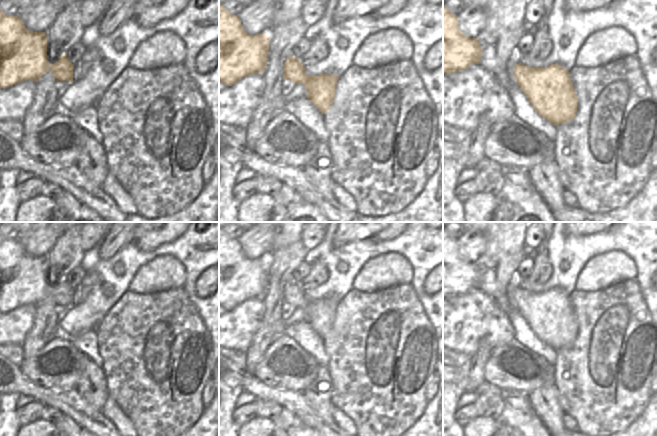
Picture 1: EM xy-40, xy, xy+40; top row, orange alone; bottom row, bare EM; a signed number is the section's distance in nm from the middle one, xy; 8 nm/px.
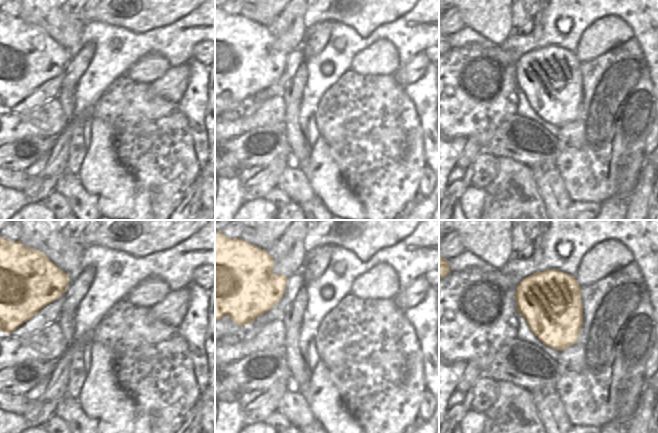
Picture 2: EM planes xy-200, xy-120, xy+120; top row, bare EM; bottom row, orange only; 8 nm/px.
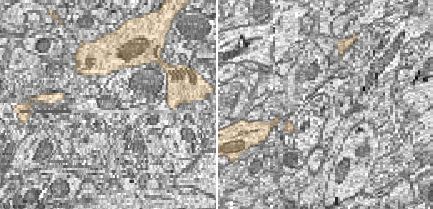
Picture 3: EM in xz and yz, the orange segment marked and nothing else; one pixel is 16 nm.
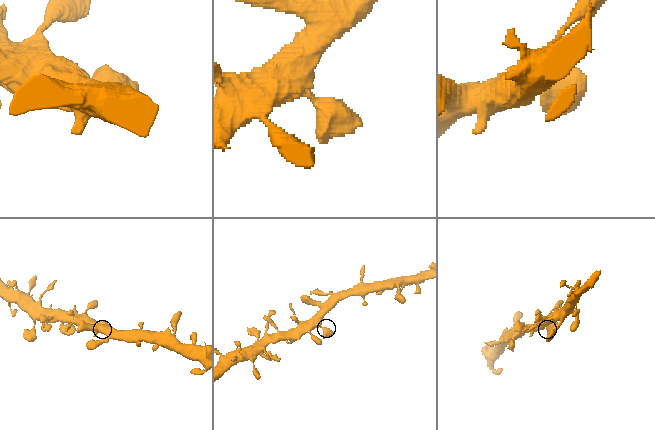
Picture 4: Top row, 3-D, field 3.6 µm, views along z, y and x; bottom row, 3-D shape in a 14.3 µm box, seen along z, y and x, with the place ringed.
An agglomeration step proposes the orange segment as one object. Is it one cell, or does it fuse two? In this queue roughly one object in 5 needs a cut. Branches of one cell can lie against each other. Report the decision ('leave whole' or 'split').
leave whole

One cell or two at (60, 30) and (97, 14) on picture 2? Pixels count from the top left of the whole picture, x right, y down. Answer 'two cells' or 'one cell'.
two cells

